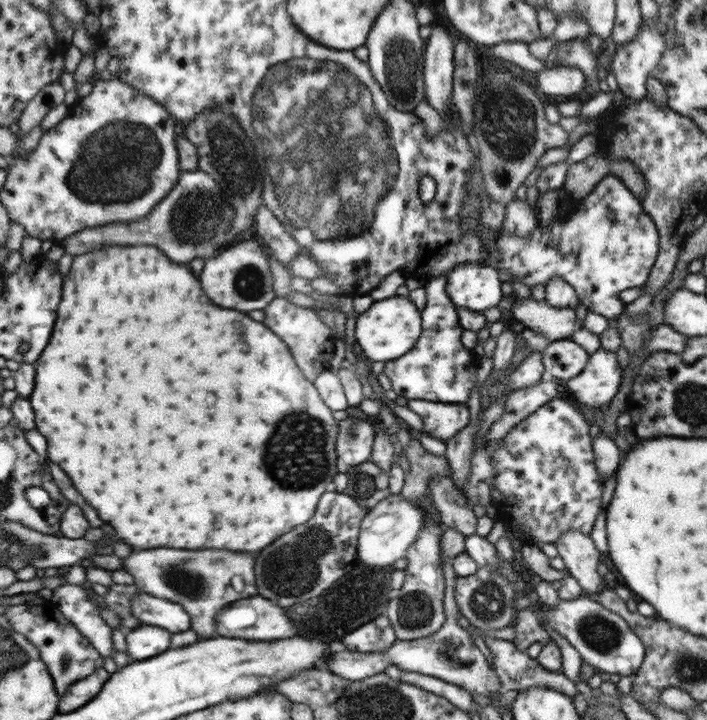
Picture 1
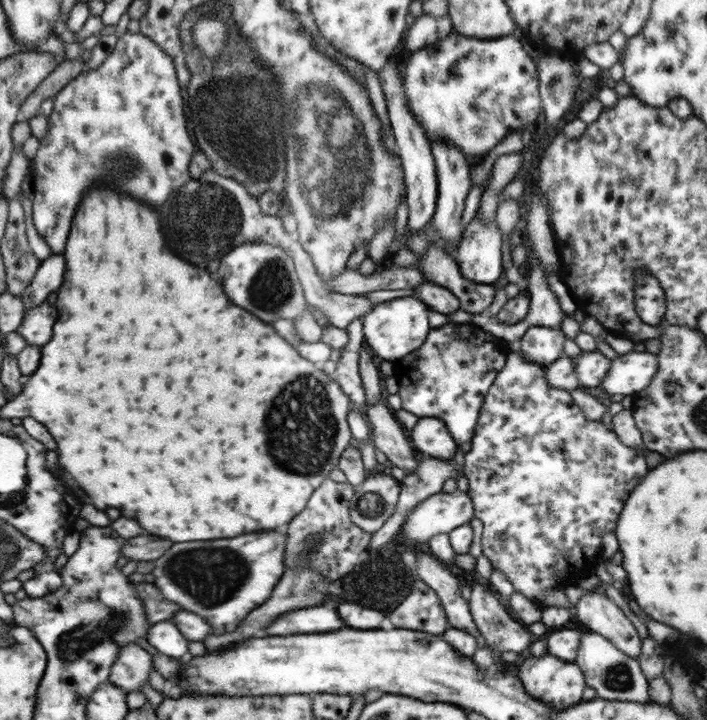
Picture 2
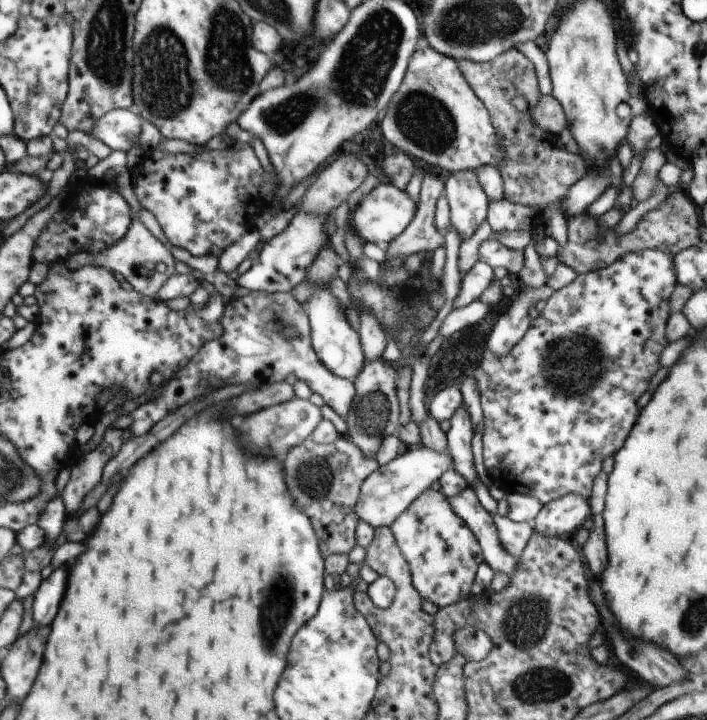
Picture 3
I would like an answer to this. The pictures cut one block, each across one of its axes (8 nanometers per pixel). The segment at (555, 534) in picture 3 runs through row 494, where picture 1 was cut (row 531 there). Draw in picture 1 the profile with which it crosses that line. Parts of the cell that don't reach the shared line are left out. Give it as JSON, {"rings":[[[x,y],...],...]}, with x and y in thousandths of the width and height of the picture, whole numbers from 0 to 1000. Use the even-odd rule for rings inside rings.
{"rings":[[[803,736],[798,744],[792,744],[789,753],[784,753],[792,774],[801,785],[801,792],[809,803],[818,806],[826,824],[844,826],[857,814],[854,804],[846,797],[846,781],[850,768],[843,763],[833,743]]]}

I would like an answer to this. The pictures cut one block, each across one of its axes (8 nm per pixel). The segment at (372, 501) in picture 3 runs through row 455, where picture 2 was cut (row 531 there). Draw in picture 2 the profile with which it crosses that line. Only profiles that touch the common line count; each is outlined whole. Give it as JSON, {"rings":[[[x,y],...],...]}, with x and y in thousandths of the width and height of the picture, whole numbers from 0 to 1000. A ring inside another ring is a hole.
{"rings":[[[625,682],[594,697],[564,738],[586,753],[587,763],[594,763],[611,744],[634,742],[653,728],[665,728],[672,719],[669,711],[669,697],[661,685]]]}

